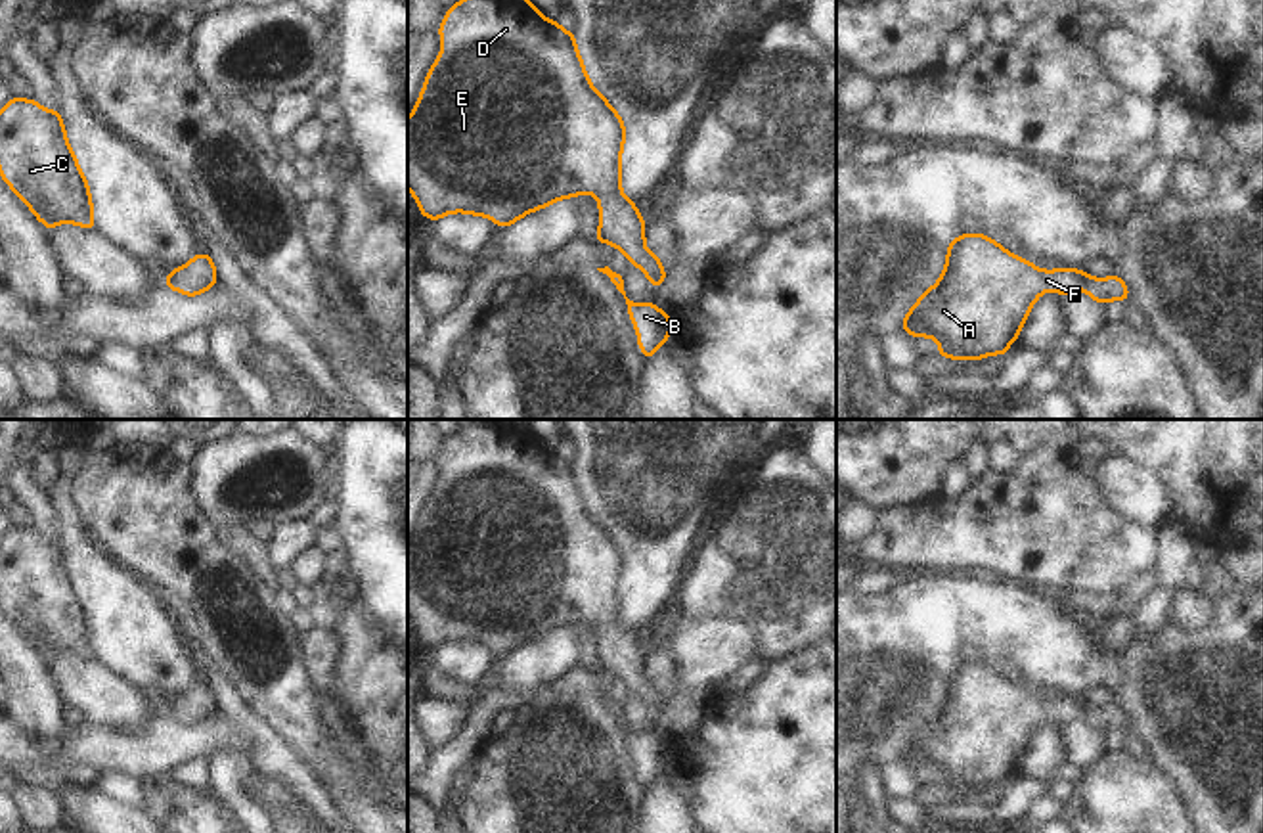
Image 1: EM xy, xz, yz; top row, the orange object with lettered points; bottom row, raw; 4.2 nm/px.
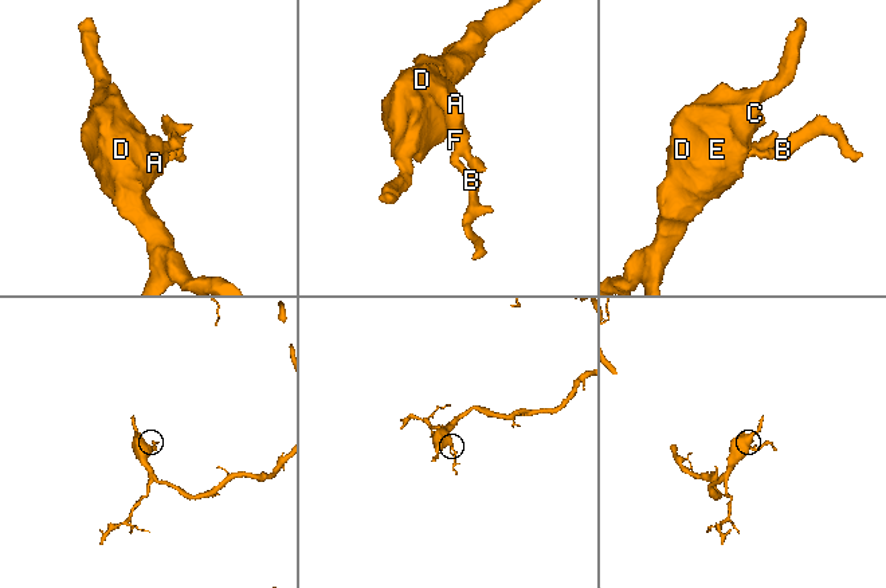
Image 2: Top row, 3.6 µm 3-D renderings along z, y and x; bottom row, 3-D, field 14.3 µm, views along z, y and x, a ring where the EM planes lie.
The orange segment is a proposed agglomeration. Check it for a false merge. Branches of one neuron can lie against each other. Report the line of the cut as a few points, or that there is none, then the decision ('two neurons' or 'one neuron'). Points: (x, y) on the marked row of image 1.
yz (1082, 270), (1078, 288) | two neurons

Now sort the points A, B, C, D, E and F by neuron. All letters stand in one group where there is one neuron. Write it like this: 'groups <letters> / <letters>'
groups A C D E F / B

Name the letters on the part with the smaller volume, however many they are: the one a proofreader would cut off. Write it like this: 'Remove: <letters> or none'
Remove: B

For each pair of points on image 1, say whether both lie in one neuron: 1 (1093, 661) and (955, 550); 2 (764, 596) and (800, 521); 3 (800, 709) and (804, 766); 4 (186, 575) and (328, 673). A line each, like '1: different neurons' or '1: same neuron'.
1: different neurons
2: same neuron
3: same neuron
4: different neurons

